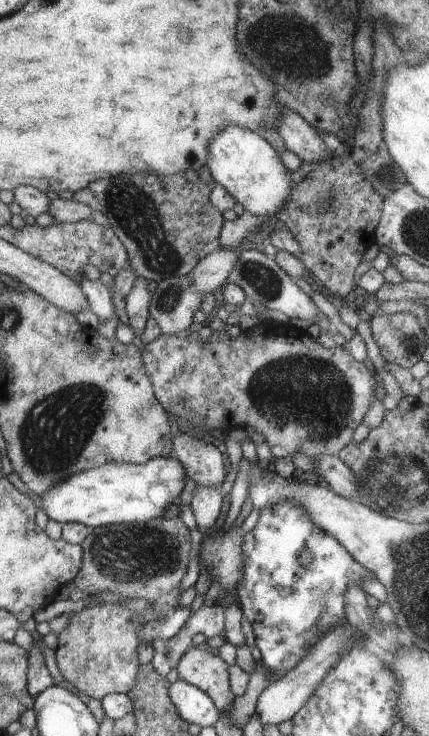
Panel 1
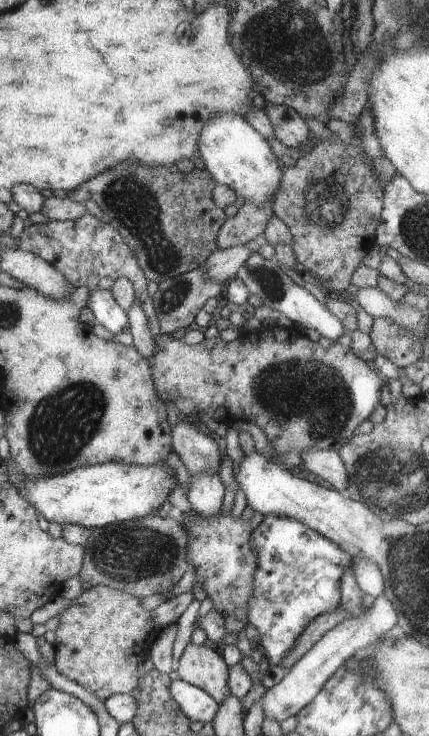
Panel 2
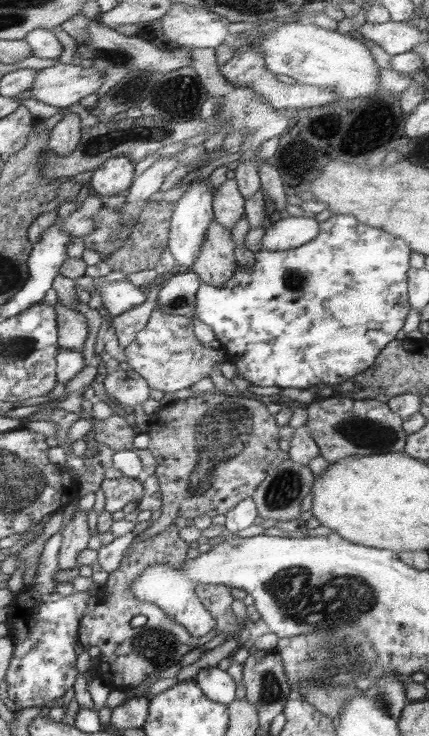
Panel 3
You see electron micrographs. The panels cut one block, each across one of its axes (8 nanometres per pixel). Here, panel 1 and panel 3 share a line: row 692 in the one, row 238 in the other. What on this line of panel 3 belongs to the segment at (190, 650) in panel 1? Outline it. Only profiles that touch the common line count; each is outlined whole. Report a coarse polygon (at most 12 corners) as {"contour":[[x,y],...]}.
{"contour":[[213,220],[190,270],[224,286],[238,269],[231,231]]}

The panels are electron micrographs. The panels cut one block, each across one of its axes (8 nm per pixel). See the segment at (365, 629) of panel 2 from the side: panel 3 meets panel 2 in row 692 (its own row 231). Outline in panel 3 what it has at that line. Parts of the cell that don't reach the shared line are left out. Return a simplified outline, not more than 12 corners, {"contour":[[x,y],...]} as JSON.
{"contour":[[309,217],[268,223],[261,248],[290,250],[316,238]]}

